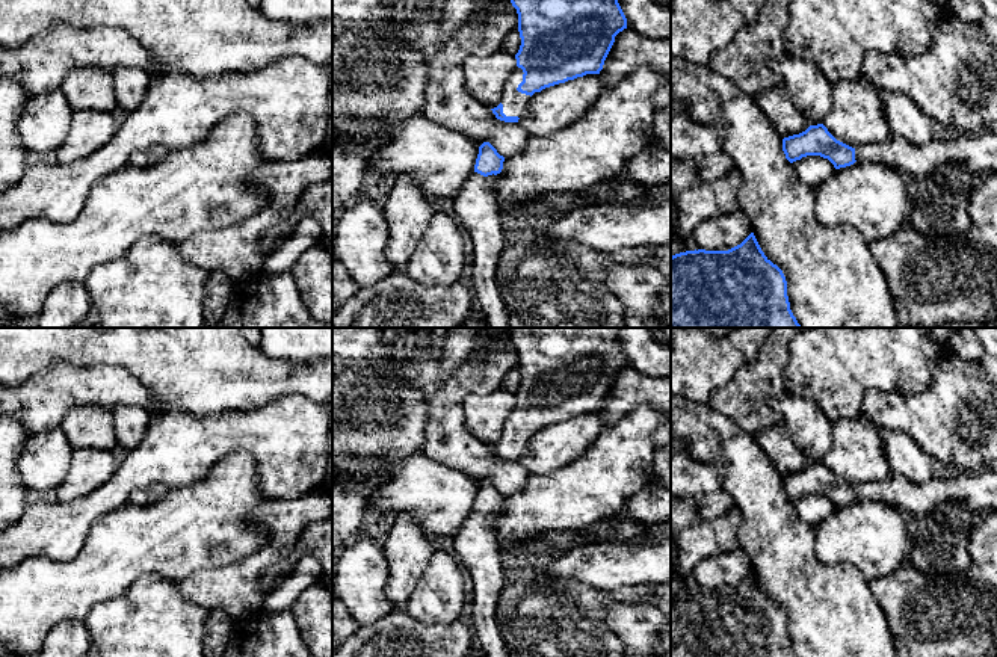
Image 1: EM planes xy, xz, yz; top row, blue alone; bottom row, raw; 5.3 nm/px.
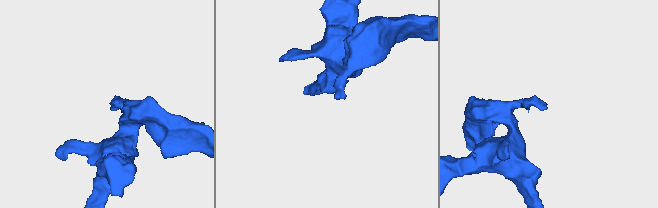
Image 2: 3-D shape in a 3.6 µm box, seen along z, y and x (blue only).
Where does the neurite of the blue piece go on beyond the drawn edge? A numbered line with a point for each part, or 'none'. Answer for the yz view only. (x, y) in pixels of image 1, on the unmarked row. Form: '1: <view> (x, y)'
1: yz (978, 491)

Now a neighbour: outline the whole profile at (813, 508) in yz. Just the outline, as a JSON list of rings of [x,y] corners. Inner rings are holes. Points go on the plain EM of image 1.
[[[807,494],[793,500],[798,517],[811,524],[819,526],[834,509],[834,503],[820,494]]]

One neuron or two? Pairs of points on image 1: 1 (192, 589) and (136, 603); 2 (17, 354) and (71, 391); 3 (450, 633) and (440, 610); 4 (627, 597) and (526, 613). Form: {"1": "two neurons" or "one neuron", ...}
{"1": "two neurons", "2": "two neurons", "3": "two neurons", "4": "one neuron"}

